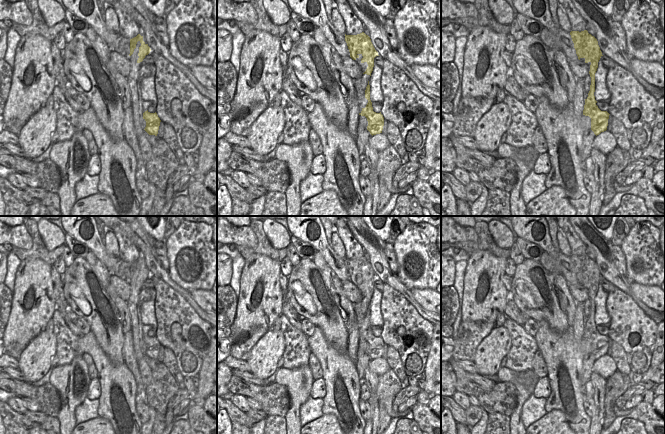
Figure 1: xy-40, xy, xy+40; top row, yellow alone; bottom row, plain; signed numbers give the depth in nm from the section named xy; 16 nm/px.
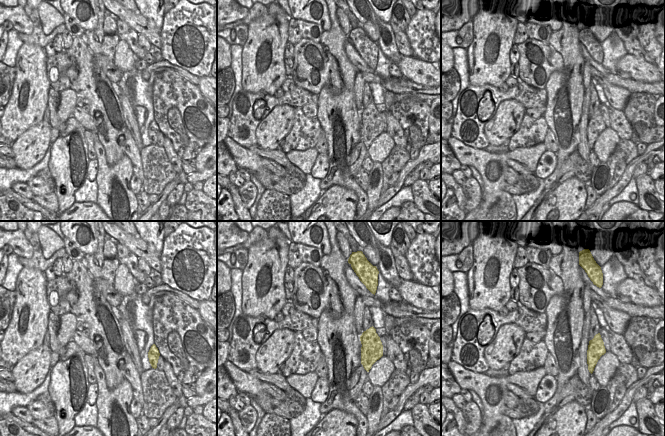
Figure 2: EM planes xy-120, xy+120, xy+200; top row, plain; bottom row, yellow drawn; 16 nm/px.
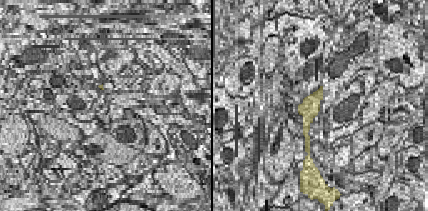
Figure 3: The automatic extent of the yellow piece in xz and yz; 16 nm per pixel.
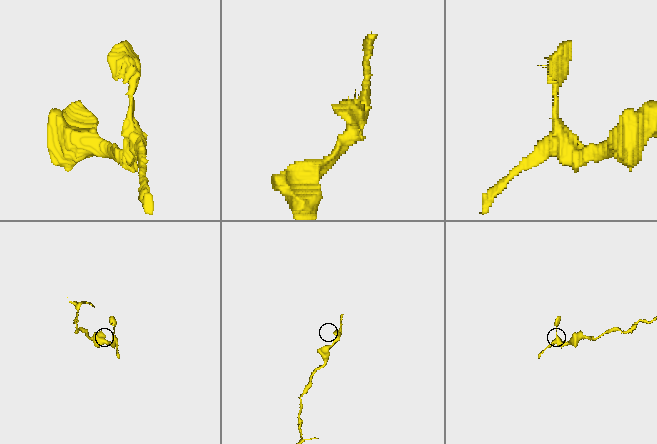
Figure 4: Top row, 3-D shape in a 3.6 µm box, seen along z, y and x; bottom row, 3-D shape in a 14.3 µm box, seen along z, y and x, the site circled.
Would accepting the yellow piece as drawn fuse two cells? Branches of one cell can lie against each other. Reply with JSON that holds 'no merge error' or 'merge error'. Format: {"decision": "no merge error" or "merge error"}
{"decision": "no merge error"}

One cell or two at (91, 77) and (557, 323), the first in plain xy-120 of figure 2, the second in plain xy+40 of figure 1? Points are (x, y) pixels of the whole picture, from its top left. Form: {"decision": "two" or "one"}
{"decision": "one"}

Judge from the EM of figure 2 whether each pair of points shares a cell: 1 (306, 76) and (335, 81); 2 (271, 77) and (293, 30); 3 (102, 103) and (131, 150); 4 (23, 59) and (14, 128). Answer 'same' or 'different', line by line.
1: same
2: different
3: different
4: same

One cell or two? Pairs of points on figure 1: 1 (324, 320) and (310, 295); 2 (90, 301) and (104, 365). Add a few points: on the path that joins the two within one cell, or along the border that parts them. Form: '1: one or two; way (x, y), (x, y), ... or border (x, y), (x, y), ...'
1: one; way (321, 314), (318, 311), (318, 305), (314, 301)
2: two; border (90, 330), (101, 349), (113, 361), (118, 362)

